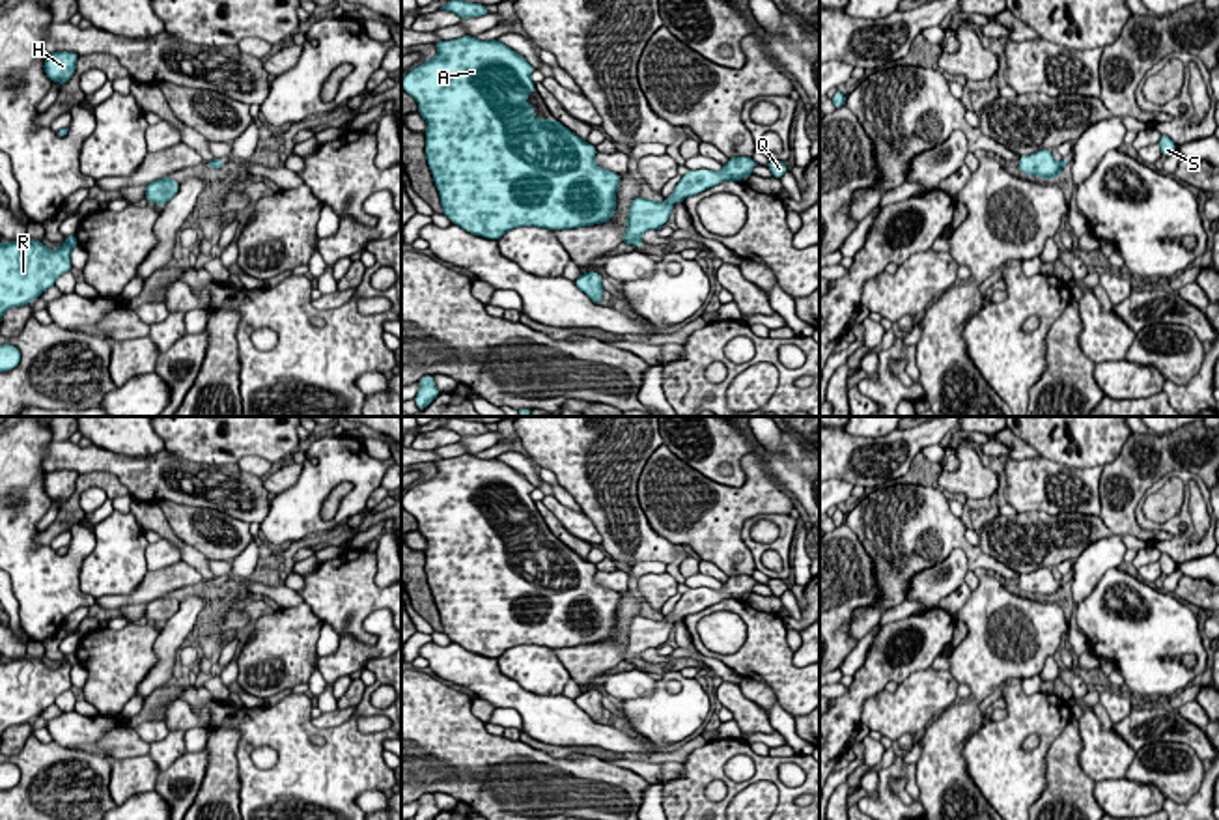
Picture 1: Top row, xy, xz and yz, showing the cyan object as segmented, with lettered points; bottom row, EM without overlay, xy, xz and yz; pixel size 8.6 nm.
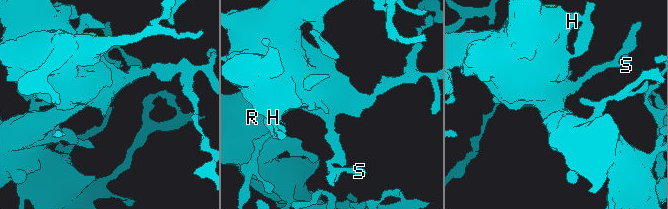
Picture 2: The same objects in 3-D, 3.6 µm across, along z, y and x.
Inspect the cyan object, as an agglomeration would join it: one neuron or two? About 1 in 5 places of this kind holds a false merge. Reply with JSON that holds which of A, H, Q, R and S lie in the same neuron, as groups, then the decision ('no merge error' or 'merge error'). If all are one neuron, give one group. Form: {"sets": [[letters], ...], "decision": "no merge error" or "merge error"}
{"sets": [["A", "H", "Q", "R", "S"]], "decision": "no merge error"}

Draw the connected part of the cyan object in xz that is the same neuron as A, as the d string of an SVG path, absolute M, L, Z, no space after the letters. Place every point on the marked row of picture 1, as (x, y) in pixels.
M463 35L435 43L437 56L411 69L401 78L401 88L418 103L418 114L426 120L426 159L441 196L442 213L452 224L469 233L500 239L521 226L547 230L571 230L594 226L614 217L620 174L595 164L595 146L584 142L558 120L536 120L534 105L526 97L534 93L530 78L534 67L498 39L480 41Z

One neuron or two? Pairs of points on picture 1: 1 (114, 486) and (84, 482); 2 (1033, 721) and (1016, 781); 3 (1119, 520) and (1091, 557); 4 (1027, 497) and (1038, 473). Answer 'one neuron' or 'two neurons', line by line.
1: one neuron
2: one neuron
3: two neurons
4: one neuron

